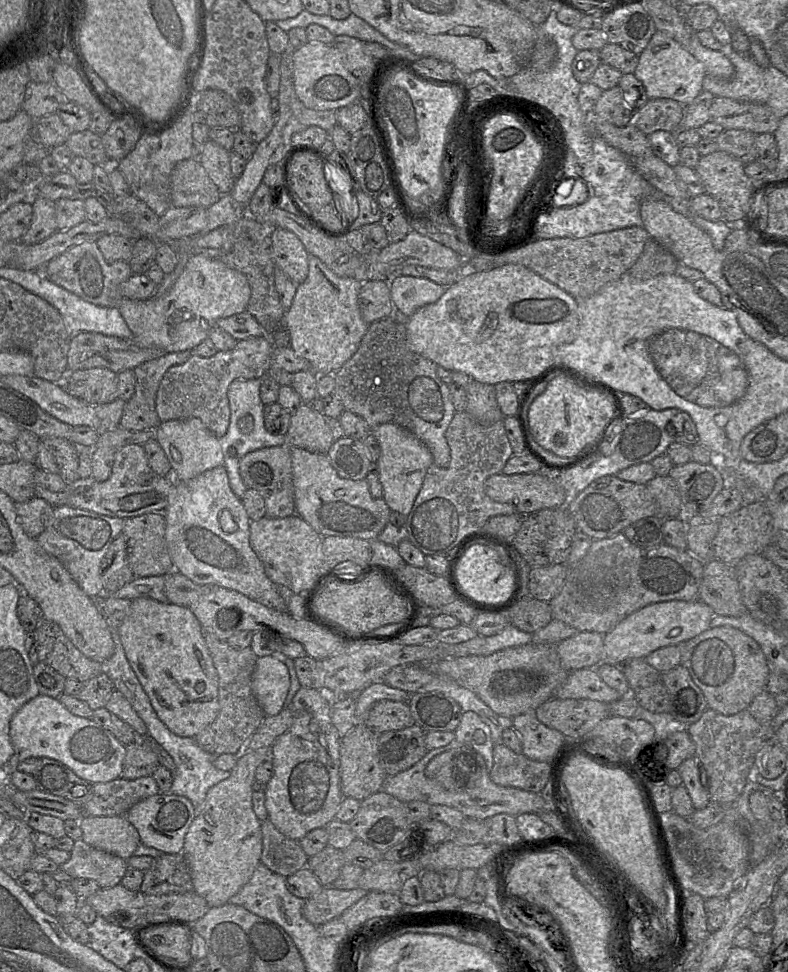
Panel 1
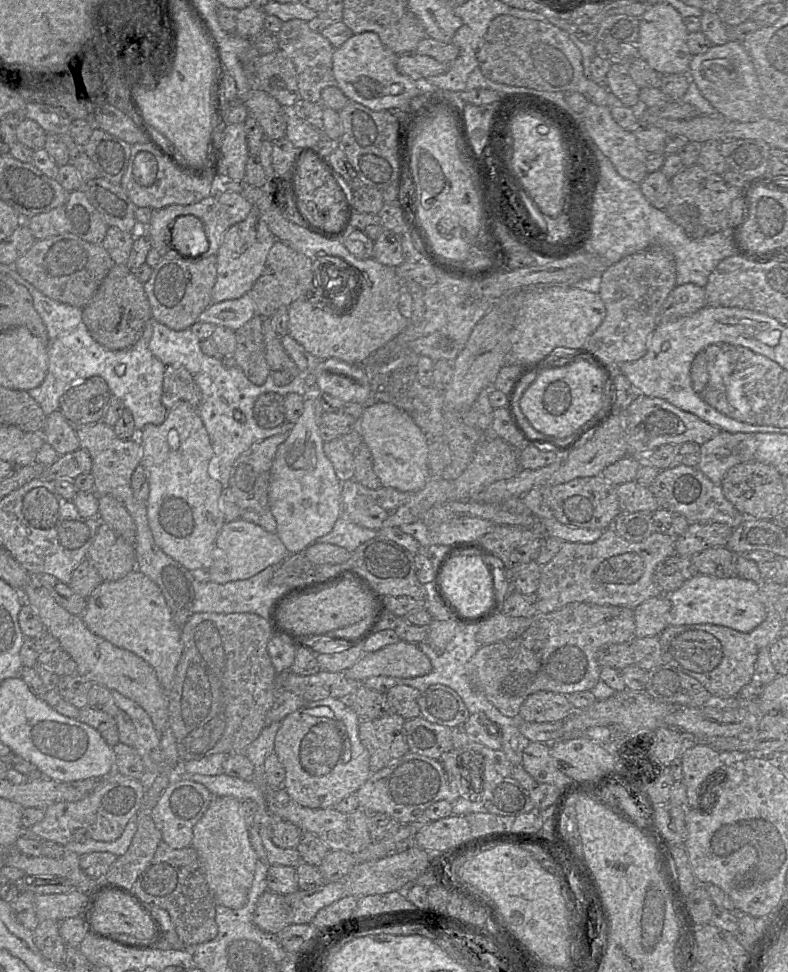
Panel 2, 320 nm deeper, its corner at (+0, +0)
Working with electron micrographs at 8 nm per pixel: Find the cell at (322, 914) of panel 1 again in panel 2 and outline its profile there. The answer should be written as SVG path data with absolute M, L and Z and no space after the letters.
M266 890L256 903L254 924L262 931L277 934L292 923L292 910L284 895Z

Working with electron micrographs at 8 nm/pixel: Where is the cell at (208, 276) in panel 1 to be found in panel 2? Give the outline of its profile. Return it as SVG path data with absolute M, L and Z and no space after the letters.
M253 206L243 221L231 225L216 253L217 272L212 302L238 299L249 293L262 274L268 253L276 240L258 206Z

